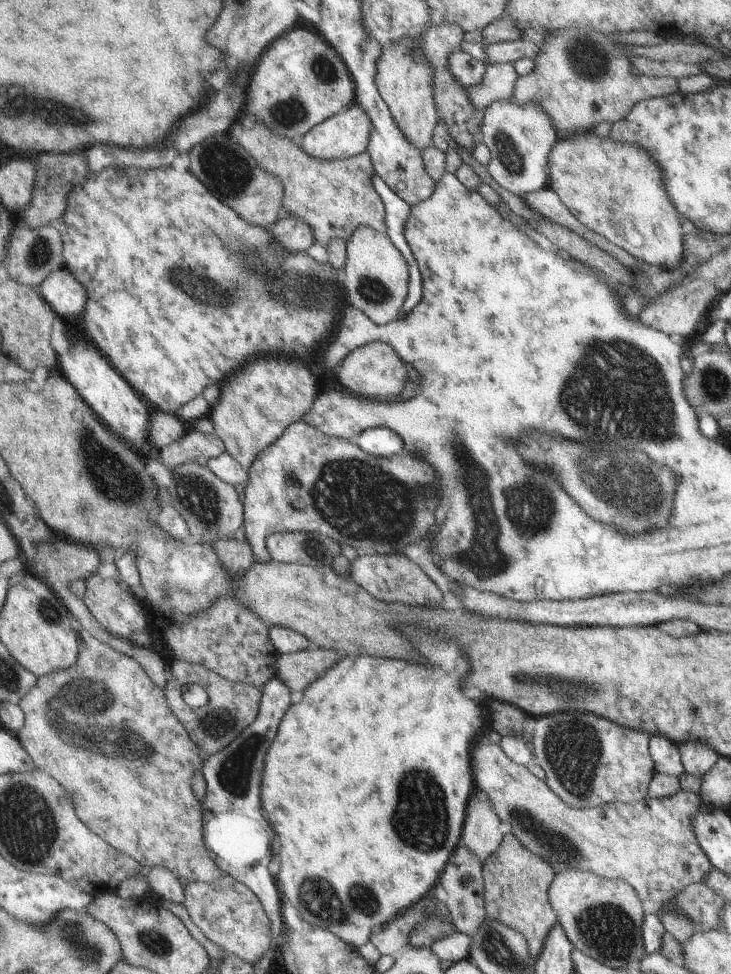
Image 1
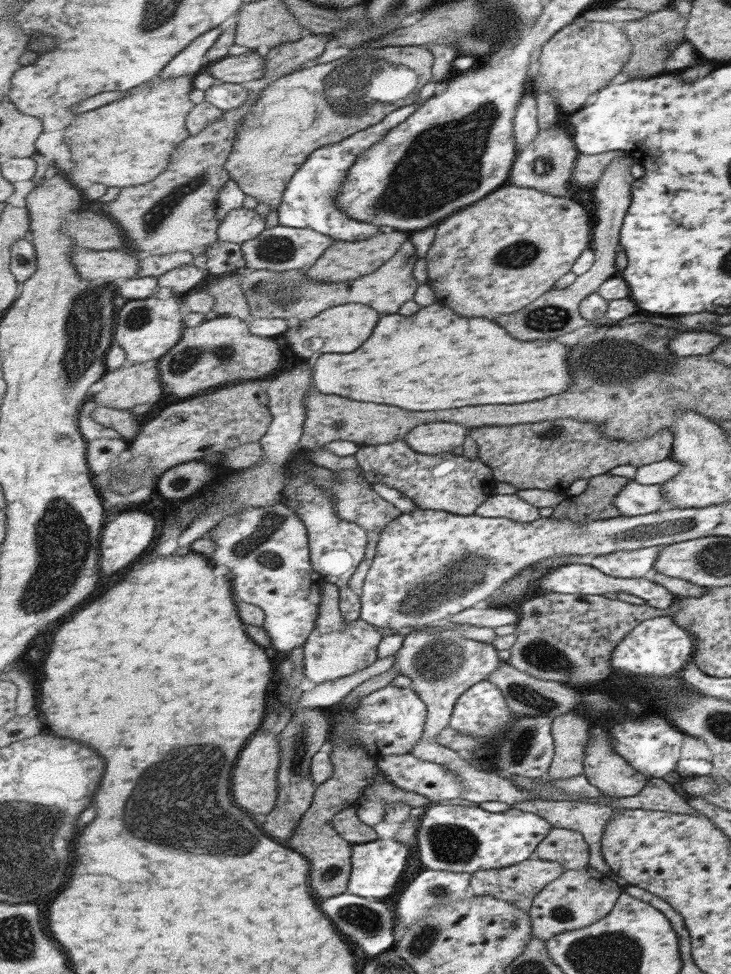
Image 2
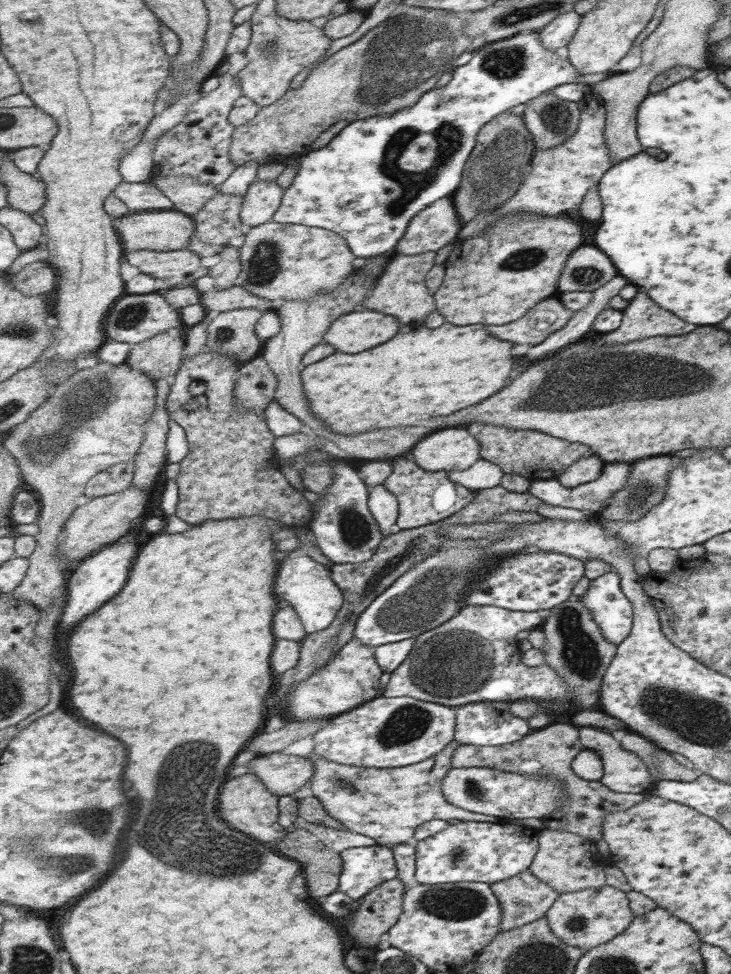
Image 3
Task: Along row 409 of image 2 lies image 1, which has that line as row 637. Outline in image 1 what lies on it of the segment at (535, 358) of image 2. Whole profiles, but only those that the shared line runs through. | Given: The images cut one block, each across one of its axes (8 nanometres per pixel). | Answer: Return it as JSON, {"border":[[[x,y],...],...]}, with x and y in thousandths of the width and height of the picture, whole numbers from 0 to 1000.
{"border":[[[547,643],[544,645],[558,657],[561,661],[572,667],[572,671],[580,674],[580,682],[561,682],[555,678],[536,678],[536,676],[512,676],[512,674],[473,674],[465,682],[460,682],[446,694],[440,694],[435,700],[431,700],[427,704],[423,704],[419,707],[415,718],[397,726],[397,731],[391,732],[386,743],[383,744],[380,751],[380,758],[375,761],[367,772],[363,795],[361,795],[361,805],[358,805],[358,819],[360,819],[360,833],[368,840],[369,846],[375,849],[375,852],[379,854],[380,869],[386,869],[386,875],[380,873],[379,882],[383,885],[389,885],[389,891],[384,891],[383,897],[380,899],[380,909],[386,914],[386,919],[390,923],[397,924],[410,936],[413,944],[421,945],[421,947],[440,951],[440,953],[449,953],[454,955],[457,959],[462,959],[468,965],[473,965],[479,971],[484,973],[492,973],[495,970],[499,970],[506,965],[506,957],[510,957],[512,951],[524,951],[527,948],[532,948],[542,938],[553,936],[555,932],[561,933],[564,928],[569,928],[577,920],[583,920],[591,910],[596,908],[596,903],[603,901],[605,893],[609,893],[610,885],[614,885],[616,880],[618,879],[627,864],[629,864],[629,856],[635,853],[632,852],[632,846],[636,846],[635,840],[637,838],[637,823],[646,815],[646,809],[648,809],[648,796],[647,796],[647,782],[643,782],[643,774],[646,774],[646,768],[648,768],[648,762],[651,762],[651,756],[662,749],[662,727],[654,723],[654,719],[646,719],[640,715],[635,715],[632,710],[632,700],[635,696],[643,692],[643,678],[637,674],[637,669],[629,665],[627,659],[621,657],[613,657],[607,653],[596,653],[596,651],[588,651],[585,647],[577,647],[572,643]]]}

